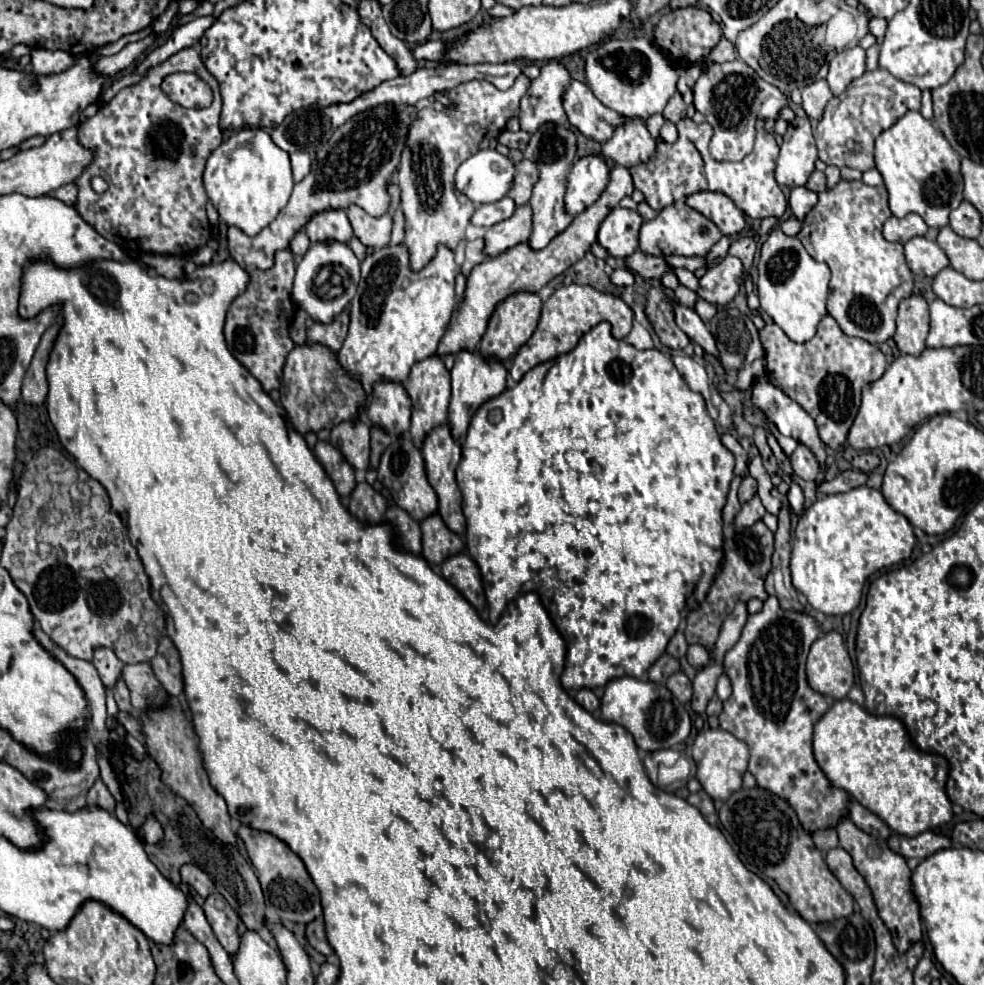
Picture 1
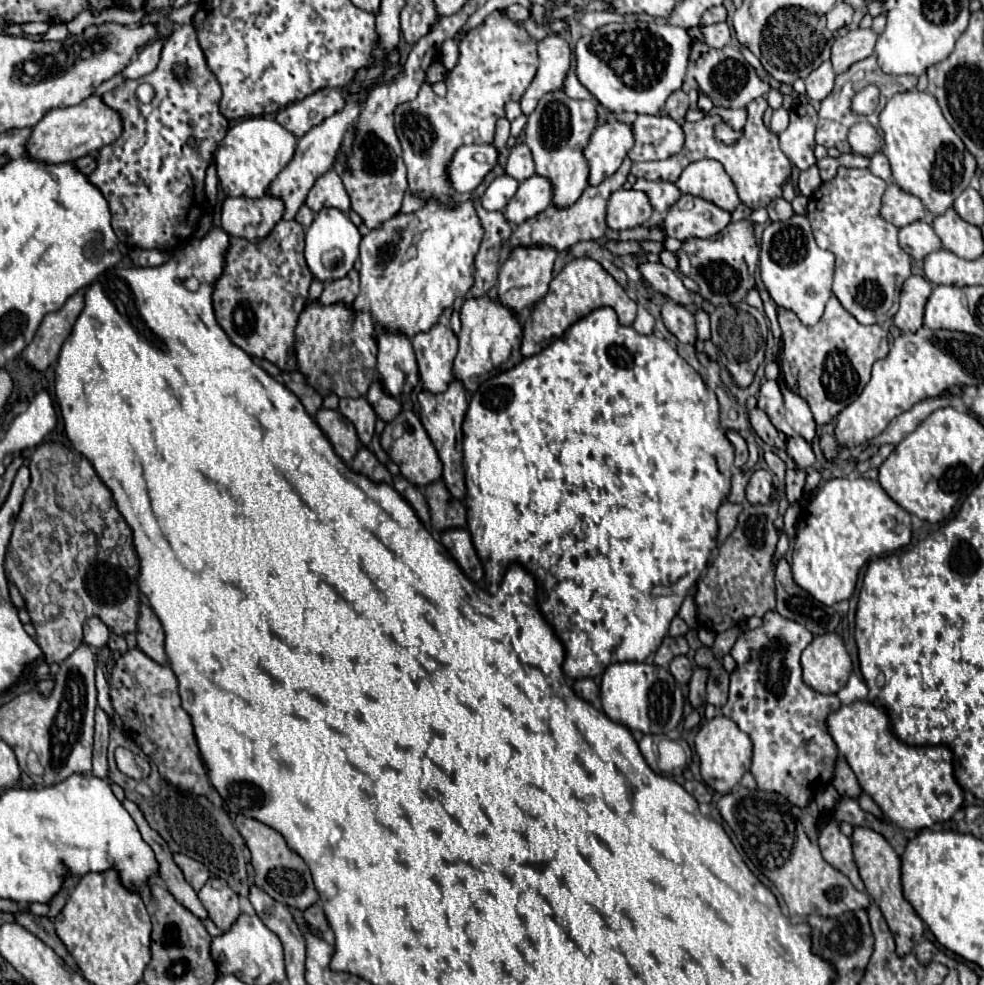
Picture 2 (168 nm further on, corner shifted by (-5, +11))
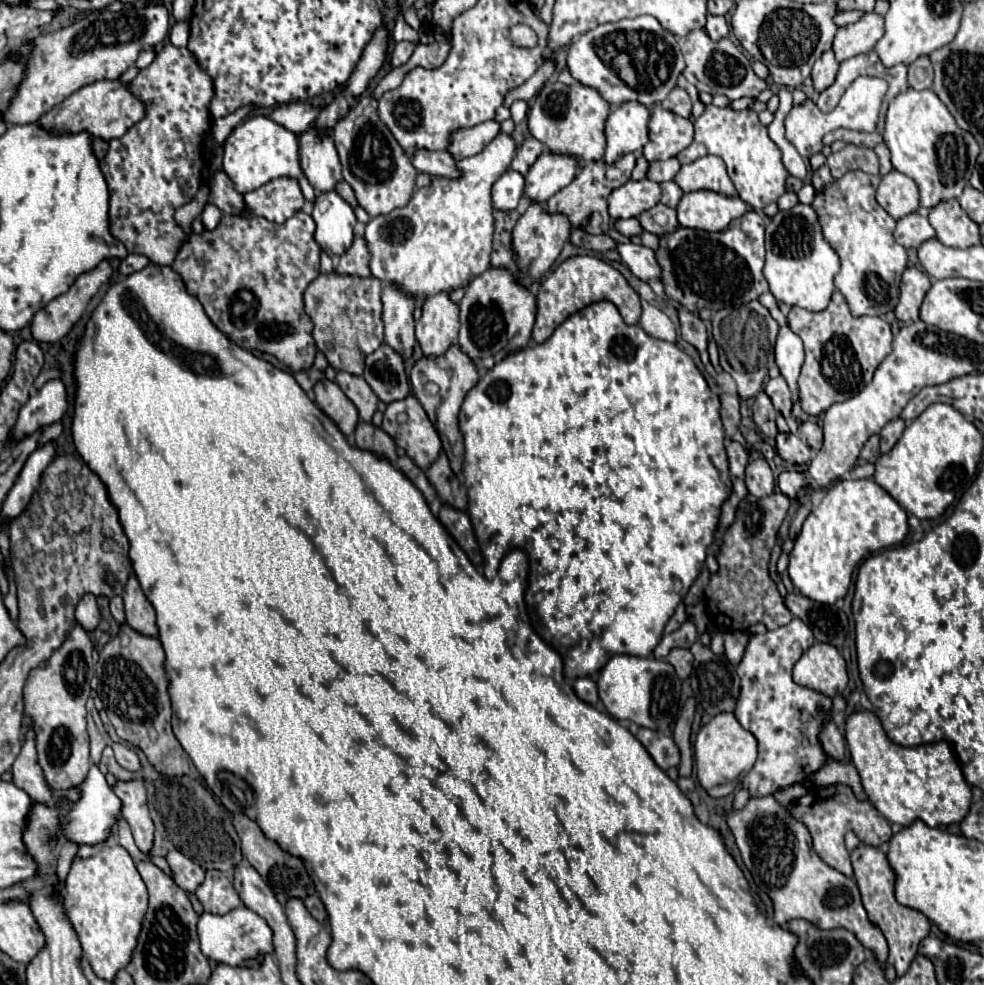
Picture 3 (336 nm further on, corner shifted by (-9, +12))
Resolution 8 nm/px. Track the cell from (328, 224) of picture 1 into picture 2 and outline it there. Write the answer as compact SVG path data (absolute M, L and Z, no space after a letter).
M329 169L327 173L319 175L305 199L305 203L317 213L323 207L337 207L341 211L349 211L349 195L343 187L341 177L335 169Z

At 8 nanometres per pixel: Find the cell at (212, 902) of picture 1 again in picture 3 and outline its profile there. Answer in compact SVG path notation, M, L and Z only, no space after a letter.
M209 870L205 882L195 890L195 896L203 904L205 912L223 916L241 904L239 894L235 892L229 874Z

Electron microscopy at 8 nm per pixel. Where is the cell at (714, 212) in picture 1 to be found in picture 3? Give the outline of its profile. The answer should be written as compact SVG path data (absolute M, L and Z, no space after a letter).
M703 156L691 164L681 166L675 182L683 192L711 190L723 196L737 196L737 190L727 176L727 168L719 156Z

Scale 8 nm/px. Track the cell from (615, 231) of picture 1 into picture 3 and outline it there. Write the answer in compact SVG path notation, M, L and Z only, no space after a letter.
M629 180L627 184L615 188L609 196L609 216L613 220L621 218L637 218L645 210L653 208L661 198L661 188L651 180Z

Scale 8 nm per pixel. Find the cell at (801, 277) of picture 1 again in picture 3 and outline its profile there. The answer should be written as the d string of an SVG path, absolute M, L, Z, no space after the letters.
M797 204L787 212L777 212L765 230L765 248L767 258L763 274L777 302L801 306L809 312L821 312L827 308L835 290L833 278L839 272L839 256L825 242L817 214L811 206Z

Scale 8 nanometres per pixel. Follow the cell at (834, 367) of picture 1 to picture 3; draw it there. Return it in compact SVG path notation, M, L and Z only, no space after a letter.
M839 290L833 292L833 298L823 312L807 312L793 306L787 314L787 322L805 346L805 362L797 384L801 406L811 416L825 412L831 404L857 396L871 382L881 360L891 352L891 326L877 316L851 316Z

